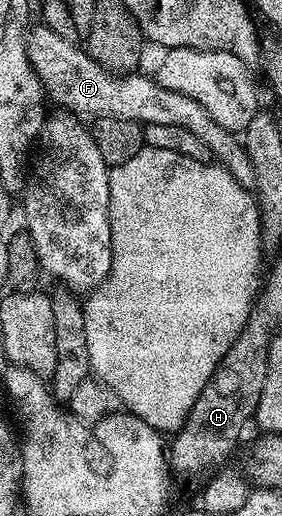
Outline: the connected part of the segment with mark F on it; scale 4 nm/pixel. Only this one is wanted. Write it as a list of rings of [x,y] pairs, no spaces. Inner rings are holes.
[[[43,24],[33,25],[28,38],[28,59],[44,86],[45,95],[57,102],[56,106],[77,116],[92,114],[93,119],[117,118],[127,122],[150,124],[174,124],[194,132],[206,148],[210,148],[213,159],[242,184],[242,188],[251,191],[256,184],[254,164],[248,155],[243,141],[233,131],[214,124],[214,120],[196,98],[182,92],[170,92],[162,88],[155,77],[148,77],[139,72],[114,74],[102,64],[98,64],[88,55],[83,45],[62,40],[54,31]]]

